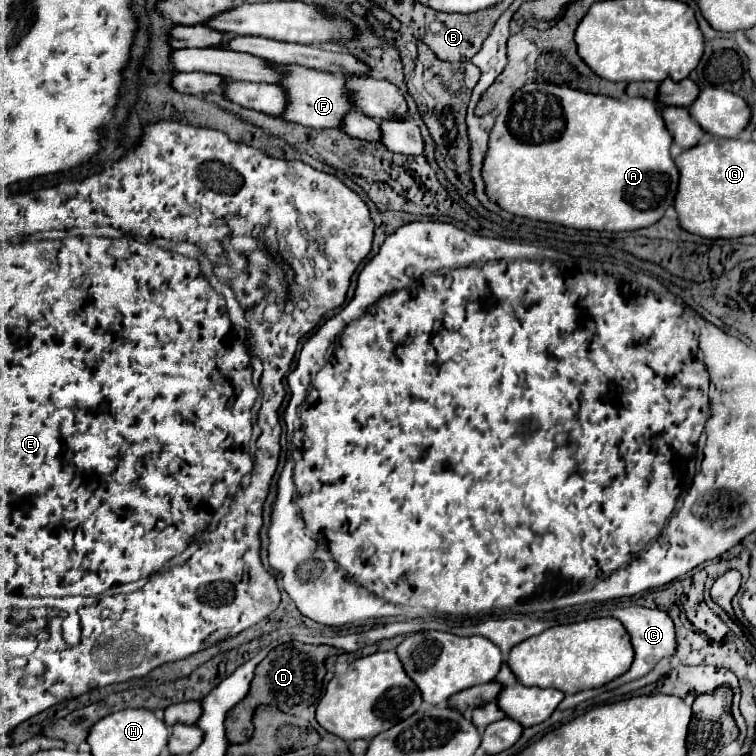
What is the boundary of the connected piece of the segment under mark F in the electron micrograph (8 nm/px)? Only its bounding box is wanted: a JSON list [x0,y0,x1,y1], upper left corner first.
[276,64,352,130]

